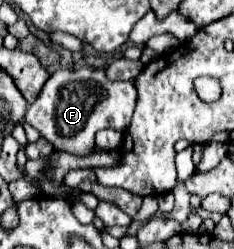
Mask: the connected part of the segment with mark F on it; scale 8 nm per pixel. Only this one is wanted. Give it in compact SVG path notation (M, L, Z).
M59 68L49 76L39 96L31 106L27 106L25 122L31 124L39 134L51 142L57 150L87 156L95 146L95 132L101 128L127 130L133 110L135 110L137 90L133 82L111 82L105 76L105 68L79 68L67 70Z

